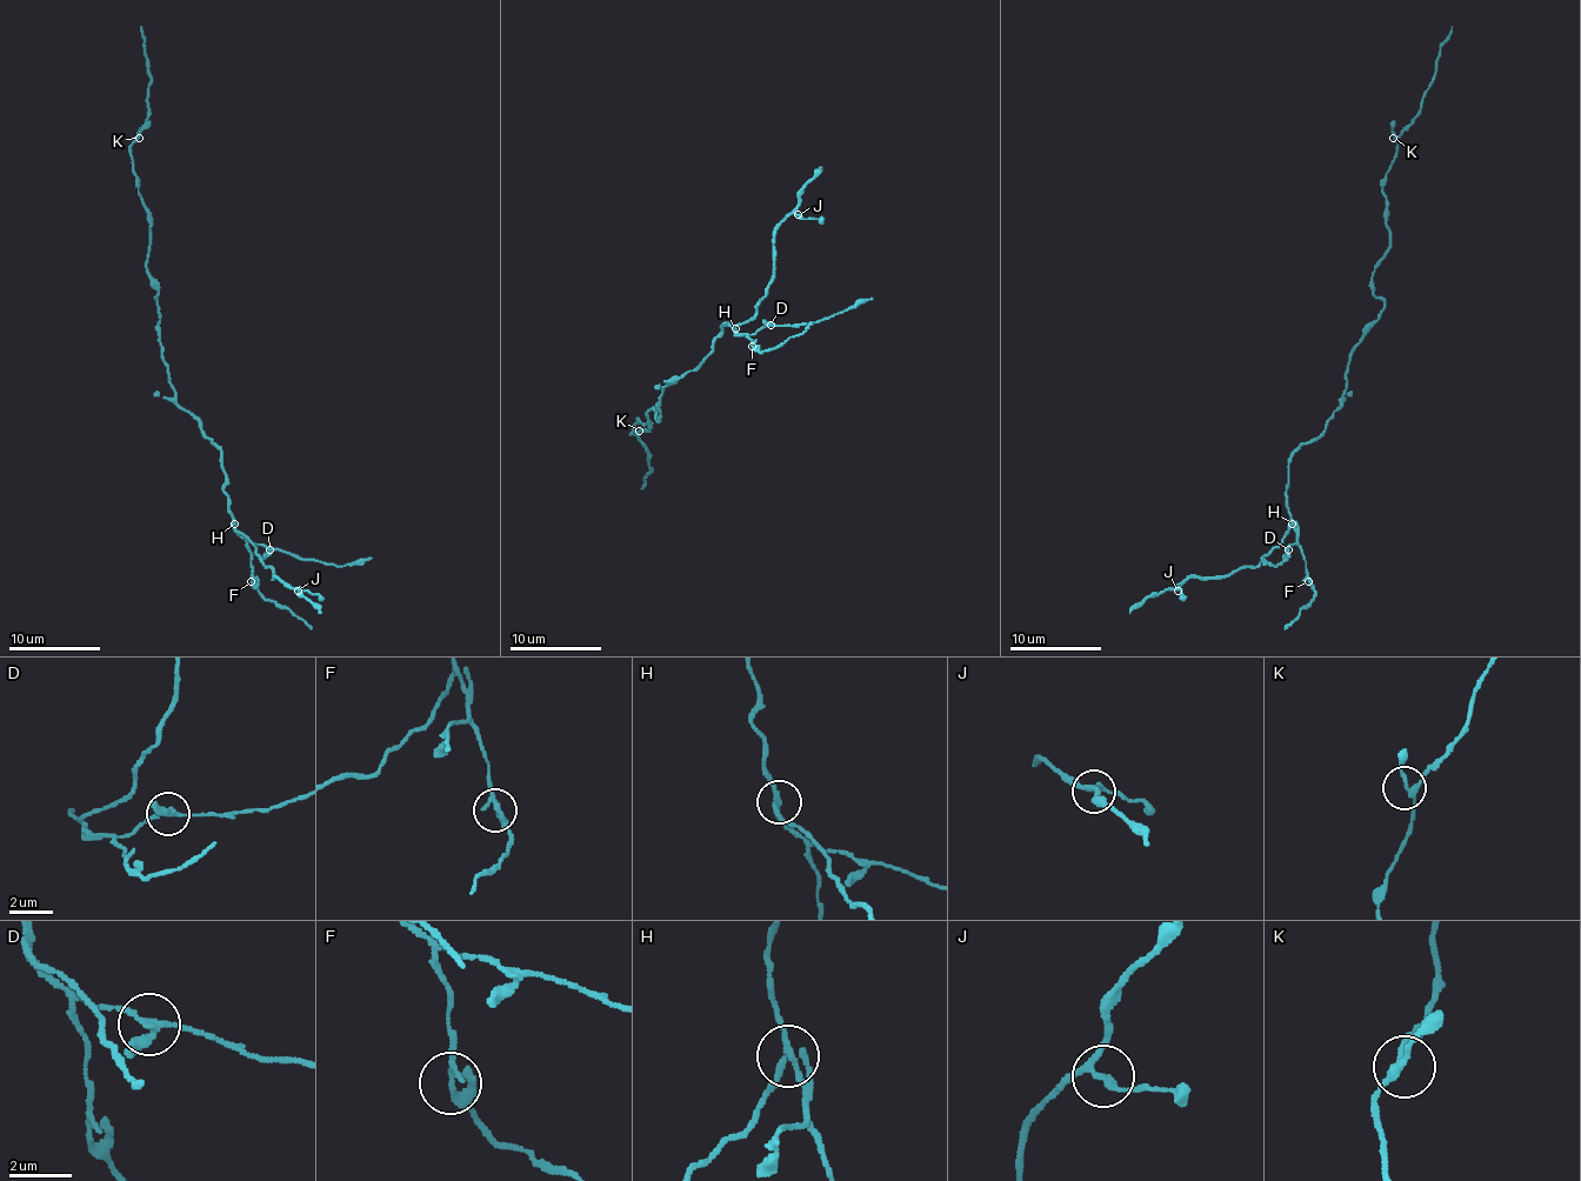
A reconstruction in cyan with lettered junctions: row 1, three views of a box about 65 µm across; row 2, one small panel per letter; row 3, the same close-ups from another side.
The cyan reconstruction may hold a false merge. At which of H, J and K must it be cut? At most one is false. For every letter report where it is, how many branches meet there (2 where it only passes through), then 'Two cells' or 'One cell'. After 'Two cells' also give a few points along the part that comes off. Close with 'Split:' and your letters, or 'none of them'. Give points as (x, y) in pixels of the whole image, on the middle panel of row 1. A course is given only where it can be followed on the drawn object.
H: Place: (735, 328). Branches: 3. Two cells. Course of the part to remove: (735, 329), (740, 334), (752, 334), (768, 325), (807, 322), (841, 313), (872, 298)
J: Place: (798, 214). Branches: 3. One cell
K: Place: (639, 431). Branches: 3. One cell
Split: H

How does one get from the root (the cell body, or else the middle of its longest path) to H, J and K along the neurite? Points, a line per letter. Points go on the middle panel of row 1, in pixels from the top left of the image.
H: (669, 382), (672, 385), (692, 371), (711, 353), (722, 325), (726, 325), (725, 322), (735, 329)
J: (669, 382), (711, 353), (725, 322), (735, 327), (756, 313), (773, 277), (773, 231), (798, 214)
K: (669, 382), (660, 394), (660, 419), (651, 409), (651, 426), (639, 419), (632, 435), (639, 431)

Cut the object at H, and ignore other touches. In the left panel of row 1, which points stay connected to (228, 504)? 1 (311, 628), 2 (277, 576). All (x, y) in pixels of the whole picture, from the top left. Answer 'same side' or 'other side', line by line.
1: other side
2: same side

